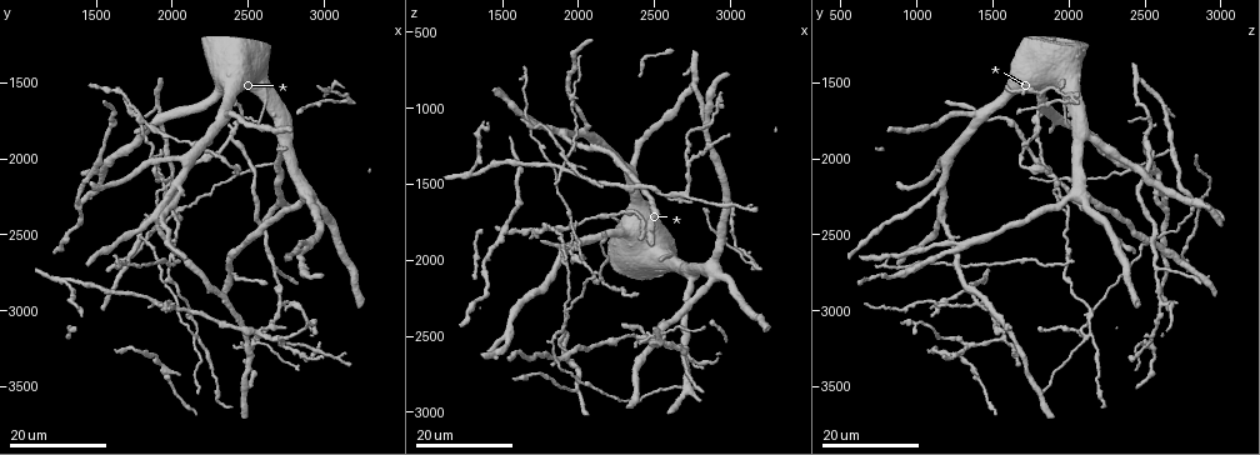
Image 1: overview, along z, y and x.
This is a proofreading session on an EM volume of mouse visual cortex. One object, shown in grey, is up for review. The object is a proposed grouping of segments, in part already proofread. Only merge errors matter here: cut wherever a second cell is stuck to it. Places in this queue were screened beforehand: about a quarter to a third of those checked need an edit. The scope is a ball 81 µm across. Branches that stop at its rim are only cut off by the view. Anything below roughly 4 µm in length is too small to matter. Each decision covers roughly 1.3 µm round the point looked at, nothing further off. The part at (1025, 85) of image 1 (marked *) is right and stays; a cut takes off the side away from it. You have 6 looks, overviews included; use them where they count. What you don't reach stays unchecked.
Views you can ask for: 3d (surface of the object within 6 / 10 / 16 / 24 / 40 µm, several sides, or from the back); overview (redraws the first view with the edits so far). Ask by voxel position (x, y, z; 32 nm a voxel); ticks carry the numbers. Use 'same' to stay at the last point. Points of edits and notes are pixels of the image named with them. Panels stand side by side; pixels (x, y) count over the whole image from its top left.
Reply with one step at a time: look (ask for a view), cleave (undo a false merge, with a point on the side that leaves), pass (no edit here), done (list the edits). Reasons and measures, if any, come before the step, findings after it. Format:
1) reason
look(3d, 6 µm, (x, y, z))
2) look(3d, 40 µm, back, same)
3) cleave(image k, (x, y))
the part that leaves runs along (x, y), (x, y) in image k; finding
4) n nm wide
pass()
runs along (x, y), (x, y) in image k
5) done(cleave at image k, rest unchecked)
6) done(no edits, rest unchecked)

four-way junction
look(3d, 16 µm, (1920, 2960, 1380))

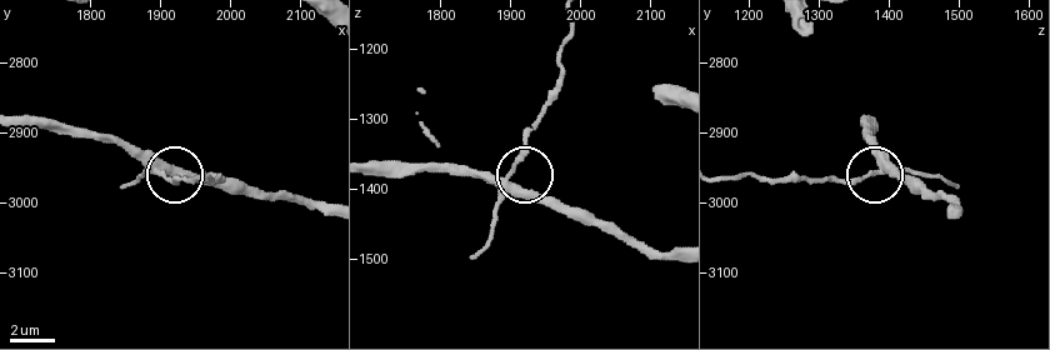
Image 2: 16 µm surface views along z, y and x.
zoom in
look(3d, 10 µm, (1895, 2955, 1385))

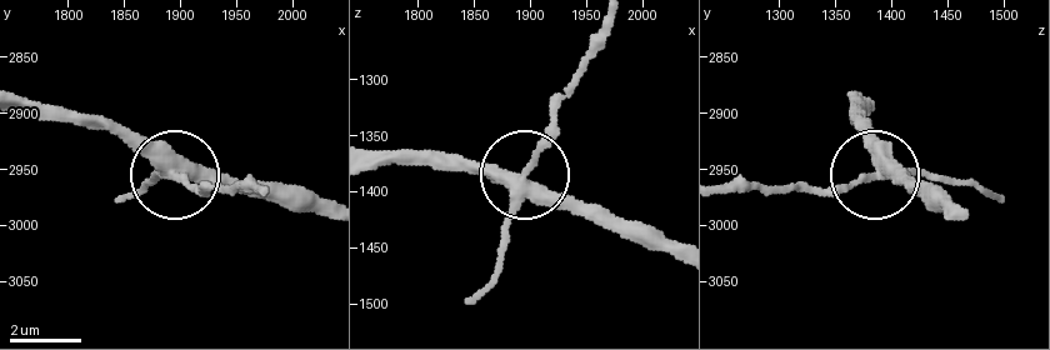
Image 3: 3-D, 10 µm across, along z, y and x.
cleave(image 3, (186, 186))
the part that leaves runs along (166, 171), (188, 189), (256, 189) in image 3; two cells meet here

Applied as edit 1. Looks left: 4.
look(overview)

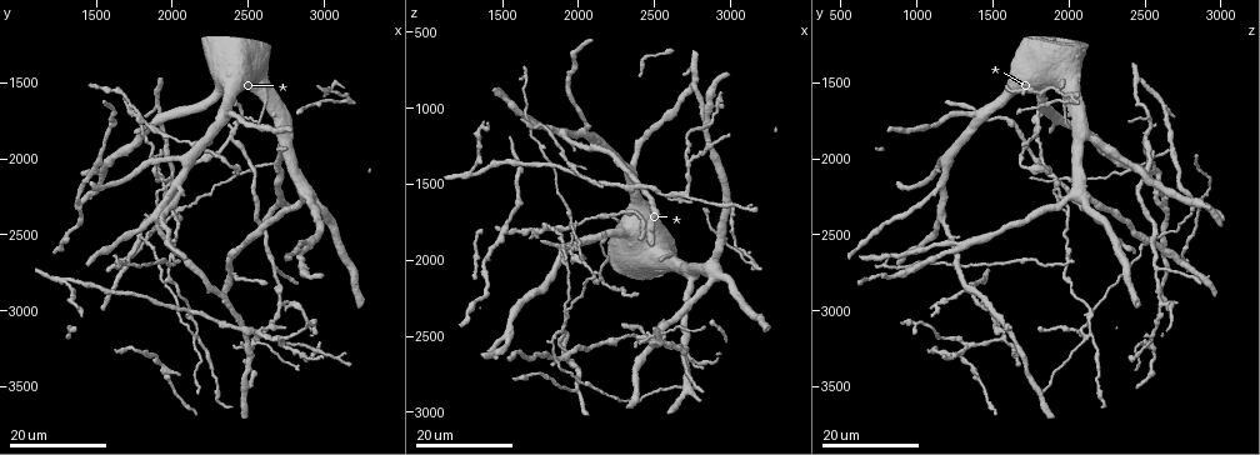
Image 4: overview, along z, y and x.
three-way junction
look(3d, 16 µm, (2700, 2720, 2580))

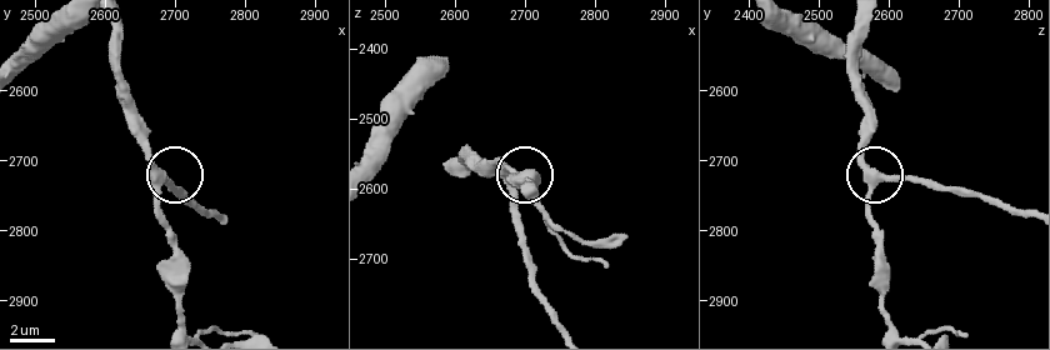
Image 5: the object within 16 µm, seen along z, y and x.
zoom in
look(3d, 6 µm, (2685, 2720, 2590))

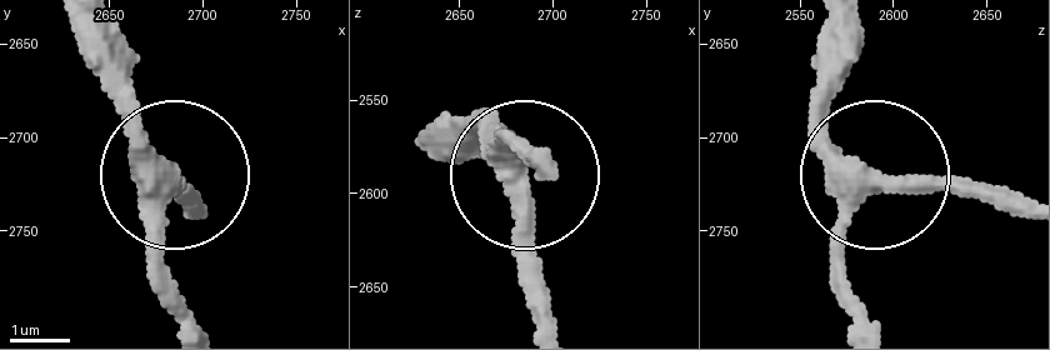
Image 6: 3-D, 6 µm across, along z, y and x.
pass()
all the same cell

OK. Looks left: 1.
done(cleave at image 3, rest unchecked)

